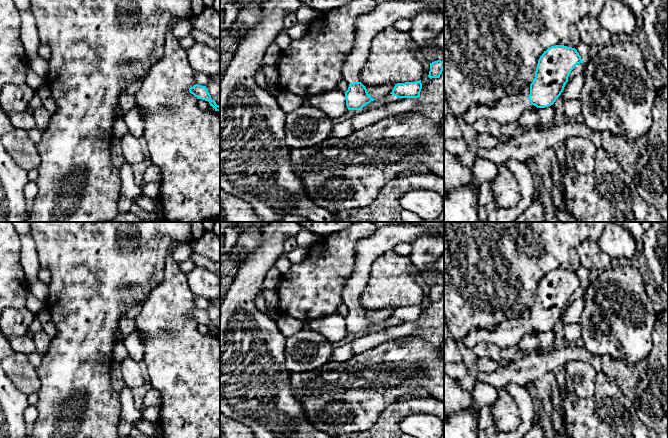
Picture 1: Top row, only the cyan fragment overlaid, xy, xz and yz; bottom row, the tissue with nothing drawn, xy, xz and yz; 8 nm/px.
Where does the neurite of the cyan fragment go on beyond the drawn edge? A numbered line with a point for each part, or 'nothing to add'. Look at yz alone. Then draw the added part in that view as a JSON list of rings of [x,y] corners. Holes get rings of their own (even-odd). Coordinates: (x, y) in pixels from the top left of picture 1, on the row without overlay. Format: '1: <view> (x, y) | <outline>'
1: yz (507, 334) | [[[520,317],[499,323],[491,329],[472,330],[462,338],[462,341],[469,349],[482,341],[506,349],[517,346],[523,336],[530,330],[528,320]]]

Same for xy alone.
nothing to add

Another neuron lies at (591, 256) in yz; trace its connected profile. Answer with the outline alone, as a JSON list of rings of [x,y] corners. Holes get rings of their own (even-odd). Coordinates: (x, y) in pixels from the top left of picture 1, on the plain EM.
[[[597,240],[583,241],[578,247],[578,253],[581,265],[589,270],[597,269],[603,272],[612,267],[612,258],[599,247]]]

